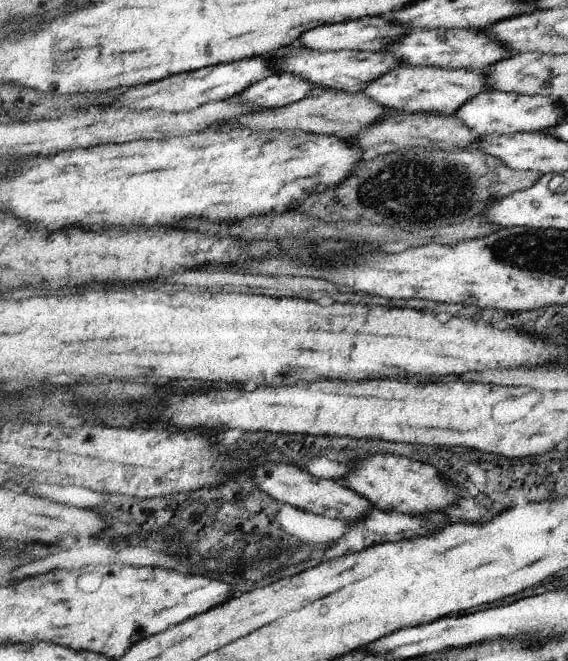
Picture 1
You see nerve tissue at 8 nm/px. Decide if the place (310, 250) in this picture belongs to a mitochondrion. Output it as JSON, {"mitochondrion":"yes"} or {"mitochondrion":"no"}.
{"mitochondrion":"yes"}

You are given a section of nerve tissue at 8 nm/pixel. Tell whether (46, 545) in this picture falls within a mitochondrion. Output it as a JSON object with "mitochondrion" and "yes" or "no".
{"mitochondrion":"no"}

